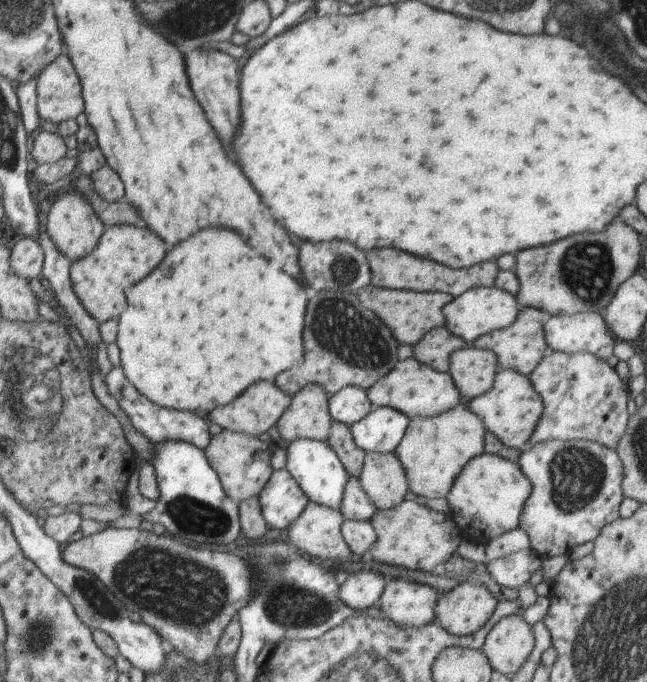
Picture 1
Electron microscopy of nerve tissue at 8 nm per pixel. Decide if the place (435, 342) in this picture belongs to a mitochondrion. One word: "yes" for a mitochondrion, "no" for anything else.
no

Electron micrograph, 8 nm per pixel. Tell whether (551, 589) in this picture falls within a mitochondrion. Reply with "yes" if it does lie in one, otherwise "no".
no

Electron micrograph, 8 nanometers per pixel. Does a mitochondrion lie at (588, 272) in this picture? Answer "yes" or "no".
yes

